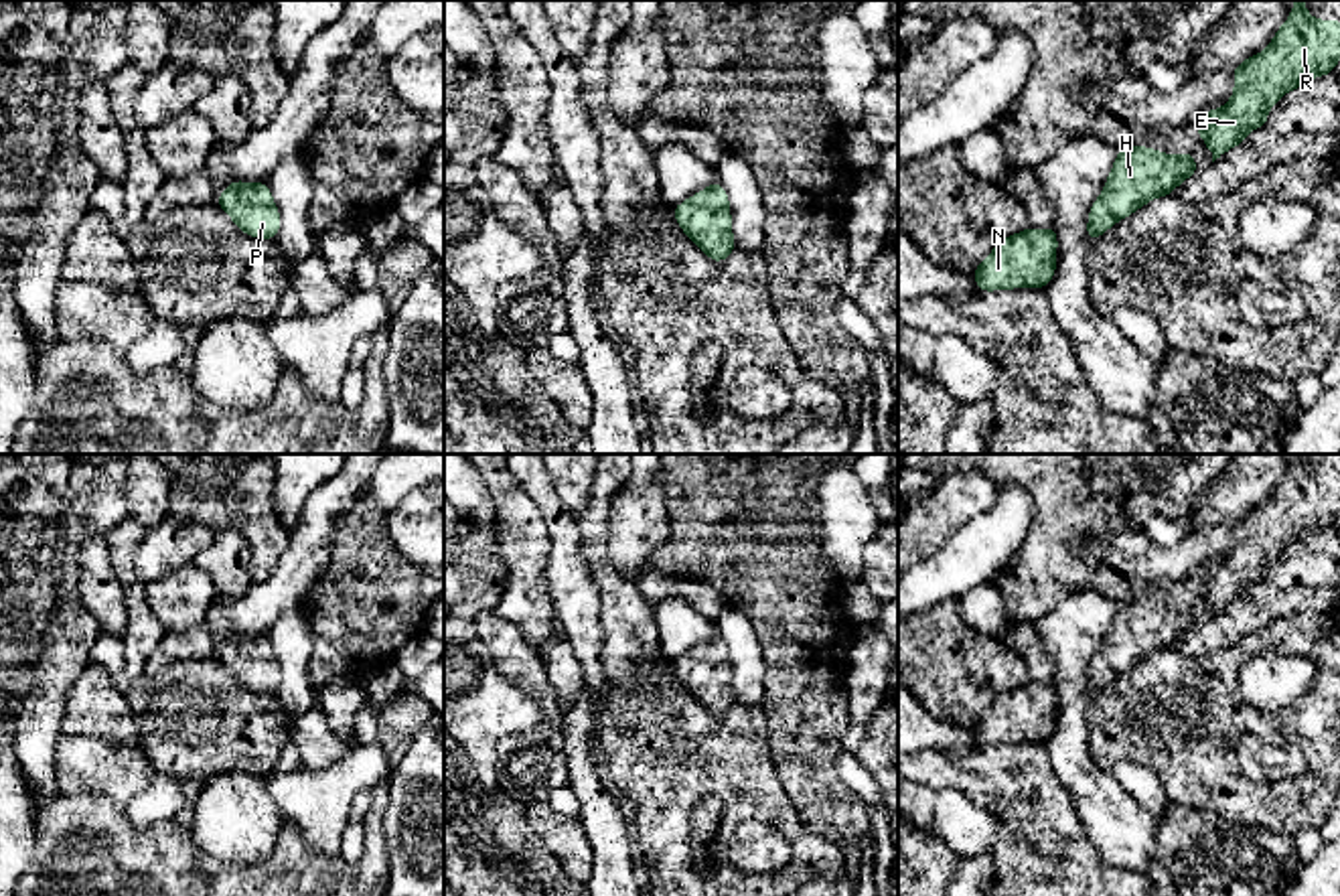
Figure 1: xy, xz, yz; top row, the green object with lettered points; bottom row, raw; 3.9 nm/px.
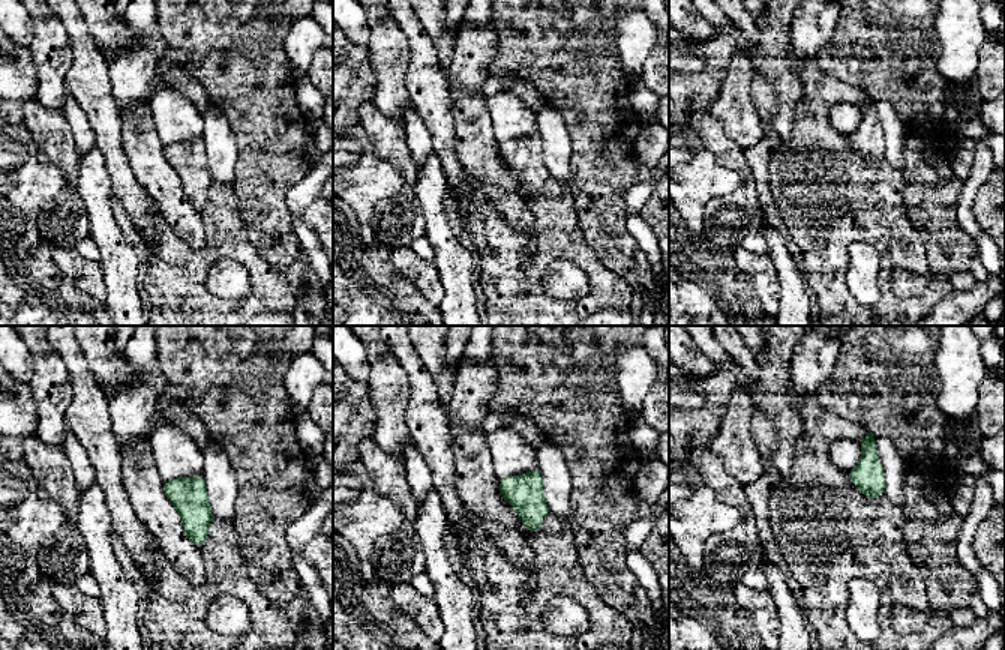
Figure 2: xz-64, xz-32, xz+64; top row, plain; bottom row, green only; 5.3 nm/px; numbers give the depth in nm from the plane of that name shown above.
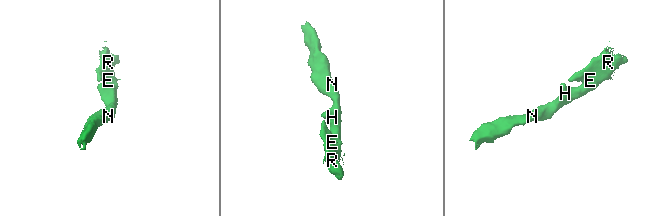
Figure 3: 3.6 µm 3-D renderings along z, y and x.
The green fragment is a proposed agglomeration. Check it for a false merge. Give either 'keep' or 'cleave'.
keep

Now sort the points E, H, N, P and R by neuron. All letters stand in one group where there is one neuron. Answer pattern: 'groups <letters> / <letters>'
groups E H N P R

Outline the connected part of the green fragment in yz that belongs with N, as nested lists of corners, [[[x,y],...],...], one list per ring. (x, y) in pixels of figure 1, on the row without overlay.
[[[1028,681],[1001,693],[971,728],[977,742],[987,748],[1003,742],[1046,742],[1056,726],[1058,689],[1054,681]]]

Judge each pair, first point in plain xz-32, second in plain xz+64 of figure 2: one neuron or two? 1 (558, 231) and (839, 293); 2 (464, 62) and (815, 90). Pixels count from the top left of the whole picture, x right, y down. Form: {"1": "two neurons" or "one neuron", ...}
{"1": "one neuron", "2": "two neurons"}

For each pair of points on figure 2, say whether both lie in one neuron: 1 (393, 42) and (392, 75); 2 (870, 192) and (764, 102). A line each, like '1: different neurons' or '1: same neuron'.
1: same neuron
2: different neurons

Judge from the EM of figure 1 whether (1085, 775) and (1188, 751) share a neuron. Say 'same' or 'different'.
different

